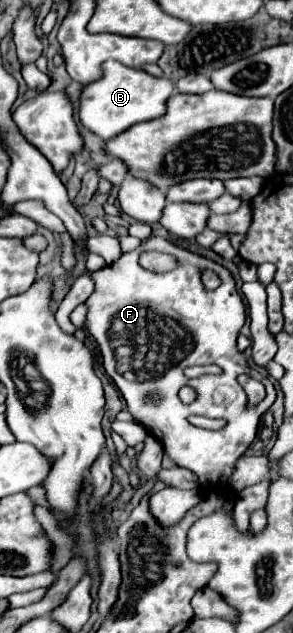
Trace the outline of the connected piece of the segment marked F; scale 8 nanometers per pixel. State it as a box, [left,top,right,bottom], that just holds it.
[84,238,276,486]

